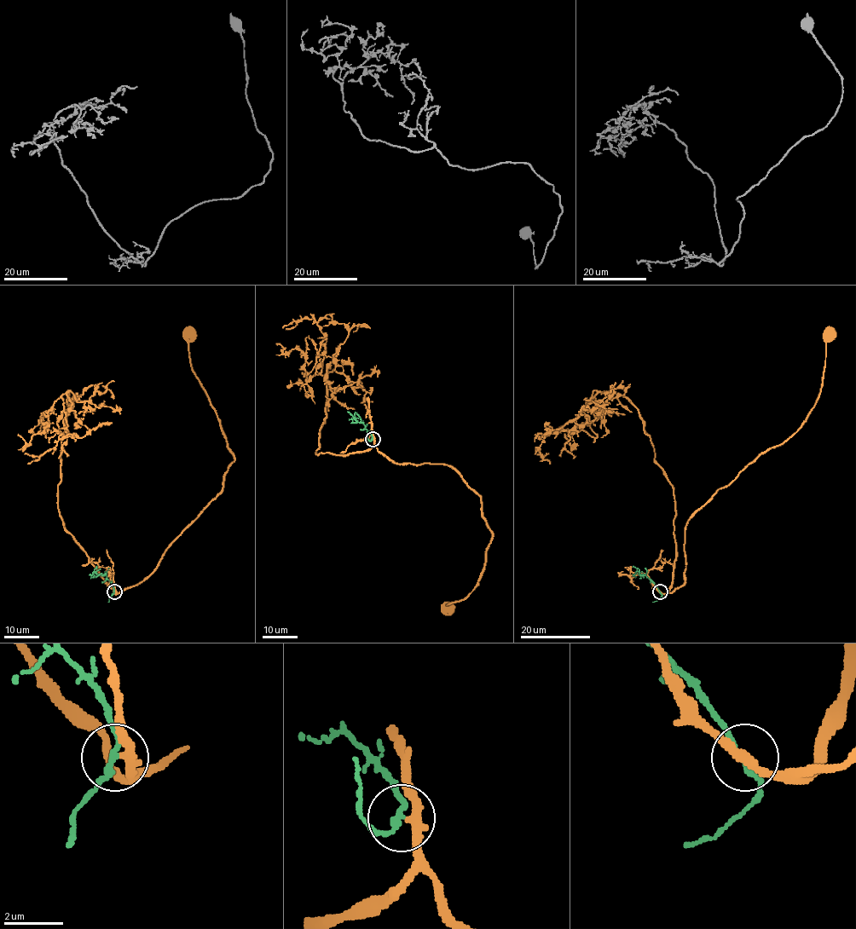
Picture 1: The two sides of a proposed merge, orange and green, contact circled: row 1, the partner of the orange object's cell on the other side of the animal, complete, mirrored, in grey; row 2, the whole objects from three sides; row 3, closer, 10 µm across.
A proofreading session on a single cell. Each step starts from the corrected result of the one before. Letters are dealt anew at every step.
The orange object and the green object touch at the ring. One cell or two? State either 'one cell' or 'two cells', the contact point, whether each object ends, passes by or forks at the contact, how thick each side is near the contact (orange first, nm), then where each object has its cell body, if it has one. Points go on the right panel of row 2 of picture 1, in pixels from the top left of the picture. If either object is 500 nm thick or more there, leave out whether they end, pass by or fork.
one cell | (660, 591) | orange passes by | green passes by | 300/180 nm | orange (829, 333) | green none

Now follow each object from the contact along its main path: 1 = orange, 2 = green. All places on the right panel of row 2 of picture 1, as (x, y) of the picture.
1: (660, 591), (670, 593), (684, 584), (687, 522), (720, 489), (801, 426), (820, 389), (829, 334)
2: (660, 591), (646, 575), (641, 574), (633, 566)

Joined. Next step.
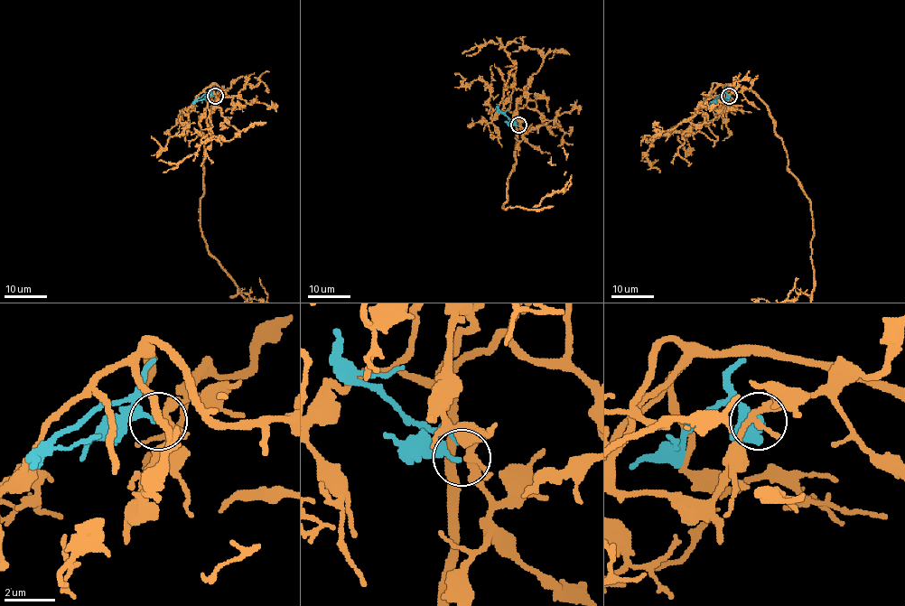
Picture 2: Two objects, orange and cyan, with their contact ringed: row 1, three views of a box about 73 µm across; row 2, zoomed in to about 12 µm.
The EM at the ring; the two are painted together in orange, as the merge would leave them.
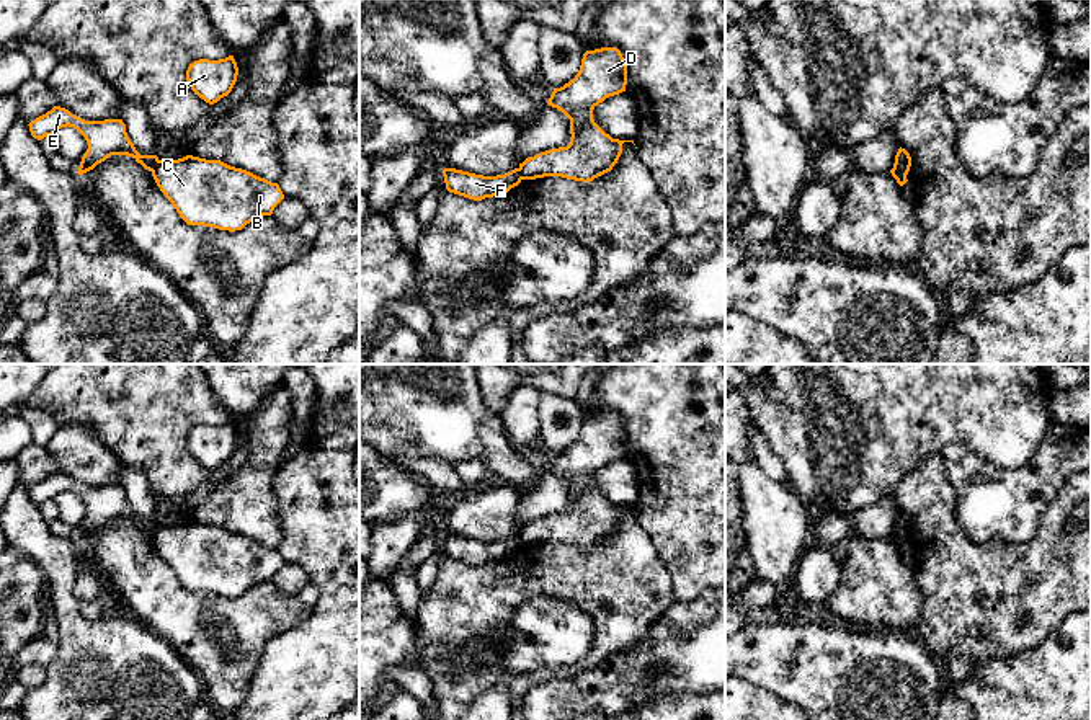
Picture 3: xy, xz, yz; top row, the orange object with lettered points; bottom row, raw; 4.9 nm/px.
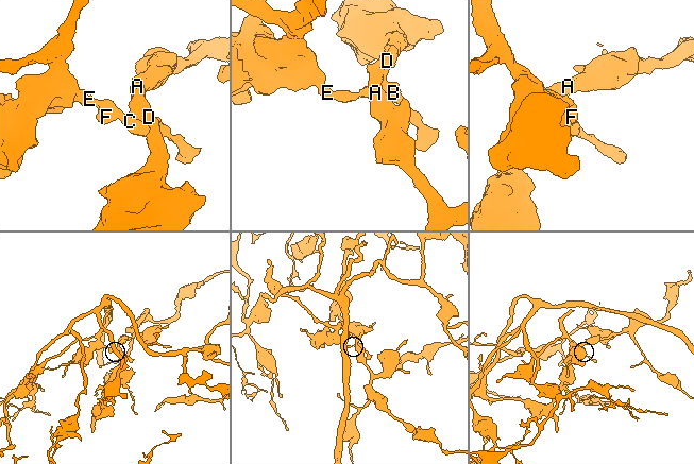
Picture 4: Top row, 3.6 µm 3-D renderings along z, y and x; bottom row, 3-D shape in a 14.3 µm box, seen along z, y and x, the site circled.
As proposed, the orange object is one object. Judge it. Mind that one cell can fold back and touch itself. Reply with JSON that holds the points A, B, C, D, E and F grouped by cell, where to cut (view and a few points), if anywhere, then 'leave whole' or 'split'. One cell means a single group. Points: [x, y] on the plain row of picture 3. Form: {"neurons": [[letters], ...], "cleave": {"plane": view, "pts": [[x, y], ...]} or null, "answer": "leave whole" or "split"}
{"neurons": [["A", "B", "C", "D"], ["E", "F"]], "cleave": {"plane": "yz", "pts": [[894, 531], [905, 541]]}, "answer": "split"}

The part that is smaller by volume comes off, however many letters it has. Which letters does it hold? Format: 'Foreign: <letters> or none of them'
Foreign: E, F

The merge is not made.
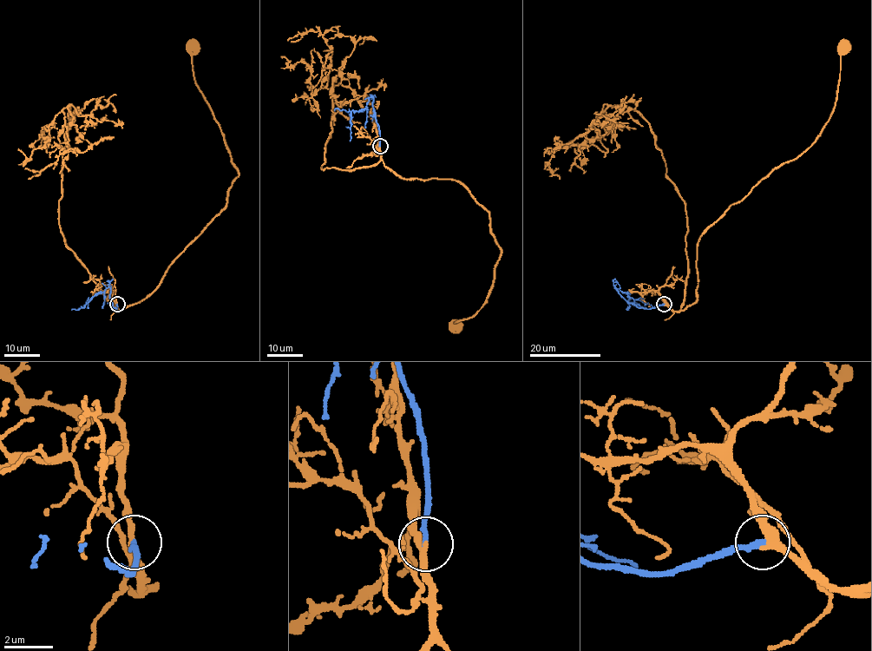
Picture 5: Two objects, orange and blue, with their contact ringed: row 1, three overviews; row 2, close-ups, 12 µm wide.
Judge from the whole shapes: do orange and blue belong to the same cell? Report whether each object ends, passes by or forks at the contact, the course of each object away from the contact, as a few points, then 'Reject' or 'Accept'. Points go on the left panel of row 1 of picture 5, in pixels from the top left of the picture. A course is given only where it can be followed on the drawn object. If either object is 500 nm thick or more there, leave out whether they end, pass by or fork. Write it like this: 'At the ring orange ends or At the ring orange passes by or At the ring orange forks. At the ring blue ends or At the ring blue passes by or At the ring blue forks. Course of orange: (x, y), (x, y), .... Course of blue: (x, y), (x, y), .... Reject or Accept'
At the ring orange passes by. At the ring blue ends. Course of orange: (117, 305), (120, 311), (154, 290), (167, 266), (226, 205), (239, 175), (194, 80), (193, 47). Course of blue: (117, 305), (116, 309), (110, 299), (109, 287), (88, 302), (87, 300), (87, 308). Accept

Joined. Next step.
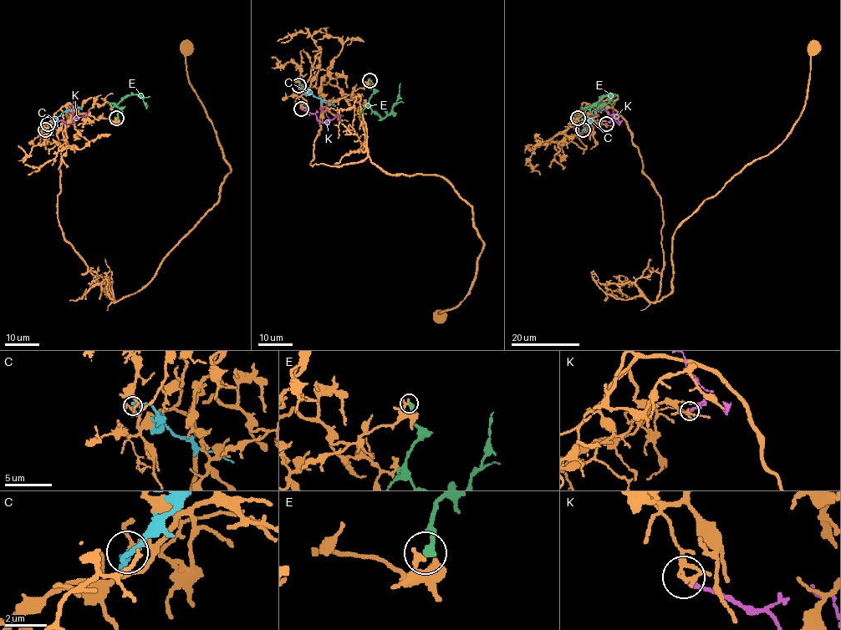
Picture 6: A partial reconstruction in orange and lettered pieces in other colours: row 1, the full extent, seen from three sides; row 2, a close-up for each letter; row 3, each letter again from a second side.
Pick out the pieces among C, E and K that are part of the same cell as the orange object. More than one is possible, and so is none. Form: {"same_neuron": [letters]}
{"same_neuron": []}

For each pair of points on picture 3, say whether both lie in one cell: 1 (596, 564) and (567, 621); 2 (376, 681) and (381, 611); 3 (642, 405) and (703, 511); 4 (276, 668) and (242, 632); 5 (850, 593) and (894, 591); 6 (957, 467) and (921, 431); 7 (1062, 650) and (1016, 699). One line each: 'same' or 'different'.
1: different
2: same
3: same
4: different
5: same
6: different
7: same

